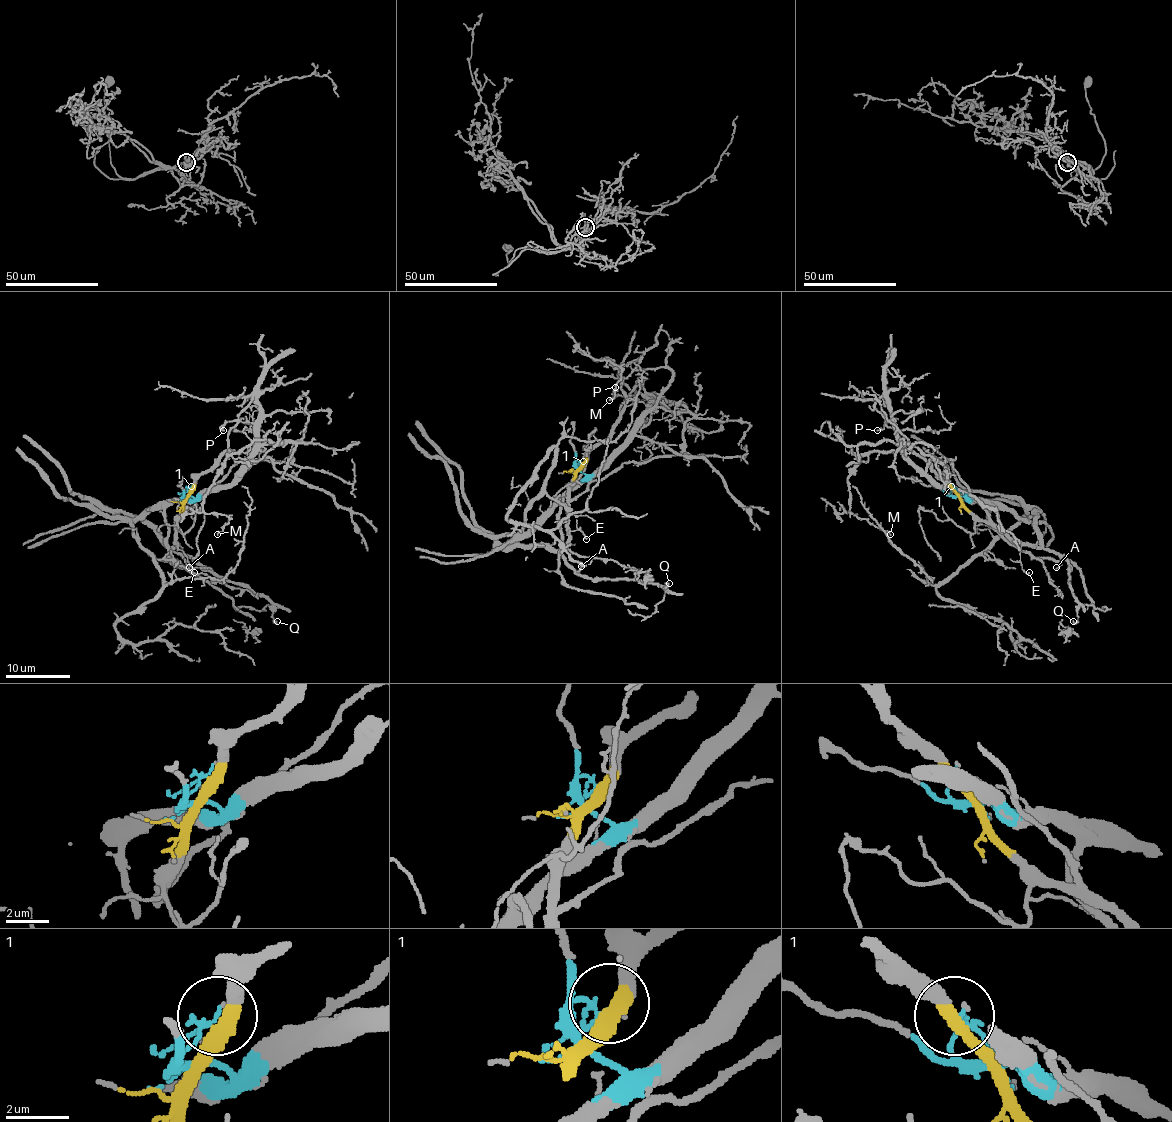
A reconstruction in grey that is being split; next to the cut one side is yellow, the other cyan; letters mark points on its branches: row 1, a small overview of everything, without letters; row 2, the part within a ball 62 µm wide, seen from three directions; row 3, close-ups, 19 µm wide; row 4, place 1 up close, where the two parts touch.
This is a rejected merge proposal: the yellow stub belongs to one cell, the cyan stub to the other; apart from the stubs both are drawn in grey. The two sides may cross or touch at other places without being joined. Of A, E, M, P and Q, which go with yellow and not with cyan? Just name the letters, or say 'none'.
A, E, M, Q

